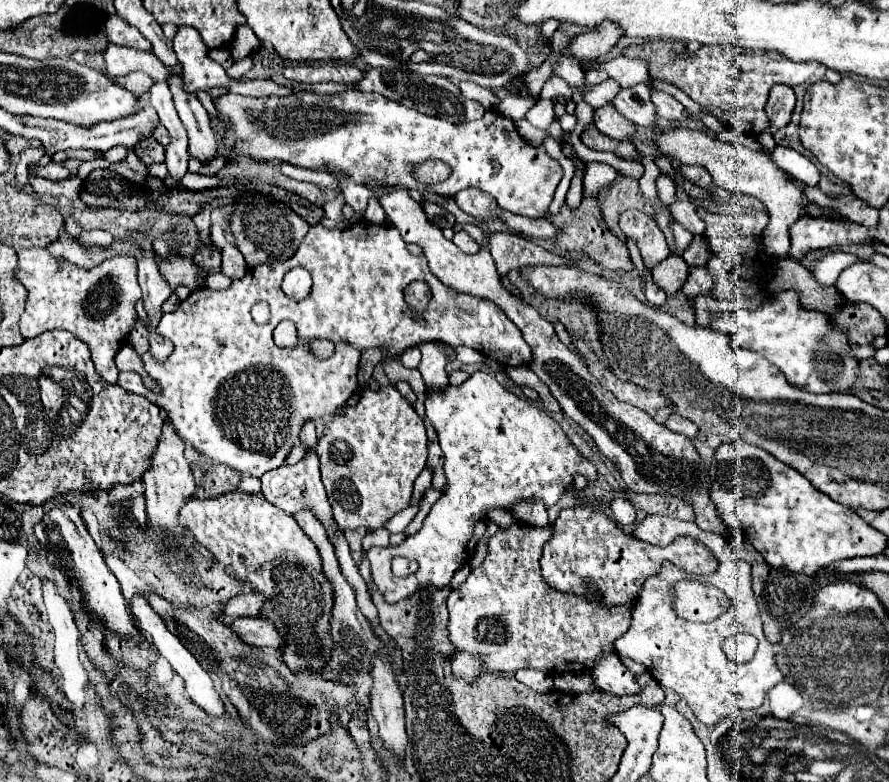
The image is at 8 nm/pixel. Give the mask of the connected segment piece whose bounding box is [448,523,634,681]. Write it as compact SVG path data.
M512 523L508 529L498 529L498 533L492 535L488 541L488 555L482 565L478 569L472 569L466 581L448 597L448 631L452 643L460 651L452 659L452 671L456 677L474 681L480 673L480 665L486 665L490 671L502 673L516 673L518 669L526 667L548 671L552 675L580 673L592 671L592 667L602 655L614 653L614 641L626 633L634 603L606 607L600 601L596 589L592 589L592 595L586 597L560 593L550 587L540 571L542 547L550 537L552 523L548 523L546 527L528 527L526 523Z

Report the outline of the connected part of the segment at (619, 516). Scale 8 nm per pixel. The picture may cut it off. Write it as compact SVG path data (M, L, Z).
M616 498L611 501L609 508L614 514L617 522L630 525L636 519L636 512L631 503L625 498Z

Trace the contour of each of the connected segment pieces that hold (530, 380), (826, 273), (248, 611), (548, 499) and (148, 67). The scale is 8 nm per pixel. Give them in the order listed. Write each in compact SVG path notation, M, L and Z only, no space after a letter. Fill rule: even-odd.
M530 366L506 367L505 372L516 385L527 386L535 390L540 395L540 399L544 401L544 407L548 411L554 411L554 413L562 411L560 403L551 395L548 386L542 383L538 376L530 370Z
M830 253L830 255L824 255L822 259L816 261L816 265L812 269L812 275L822 285L834 285L842 269L846 269L848 265L859 261L861 260L858 257L854 257L850 253Z
M248 591L248 593L242 593L234 599L230 599L226 603L224 611L226 611L226 615L232 615L232 617L250 617L250 615L260 613L262 603L264 603L264 597L260 597L260 593Z
M478 371L468 381L464 381L460 387L446 387L442 393L428 391L426 399L426 415L432 421L440 447L444 451L444 473L448 479L448 487L442 493L442 497L436 501L432 511L422 523L422 529L410 537L404 539L398 547L372 547L368 551L368 561L372 567L372 579L380 593L384 593L388 603L396 603L414 591L418 587L444 587L450 583L454 571L458 571L464 563L470 561L478 539L486 531L484 515L488 507L504 507L510 509L514 503L522 499L538 497L546 503L546 507L552 507L566 489L574 483L574 475L586 477L590 485L596 483L596 467L572 445L572 441L566 437L562 427L546 415L546 411L534 407L530 401L516 397L514 393L506 391L490 373ZM392 557L410 557L418 561L418 571L398 579L390 571Z
M108 45L102 57L106 61L106 69L110 77L122 77L132 71L144 71L154 81L168 81L168 75L172 75L172 71L182 73L182 67L164 67L164 63L160 63L160 59L156 59L154 53L146 53L130 47Z

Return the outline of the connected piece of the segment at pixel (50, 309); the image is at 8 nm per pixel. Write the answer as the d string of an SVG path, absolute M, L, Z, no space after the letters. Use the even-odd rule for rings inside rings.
M24 249L18 253L16 279L28 291L26 309L20 317L20 331L24 339L32 339L52 329L66 329L84 341L92 353L96 371L108 381L118 383L118 369L114 355L126 343L126 337L136 319L136 301L142 297L136 279L136 259L122 255L100 263L94 269L80 269L76 265L58 267L56 257L46 249Z

